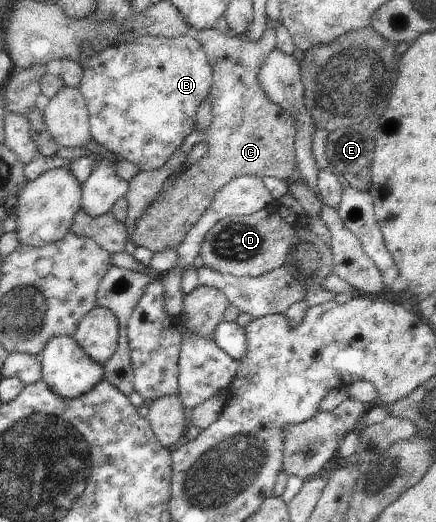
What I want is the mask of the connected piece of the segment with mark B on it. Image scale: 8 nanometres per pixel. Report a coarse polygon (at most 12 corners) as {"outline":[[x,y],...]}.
{"outline":[[193,33],[79,64],[90,135],[141,172],[196,127],[213,71]]}

